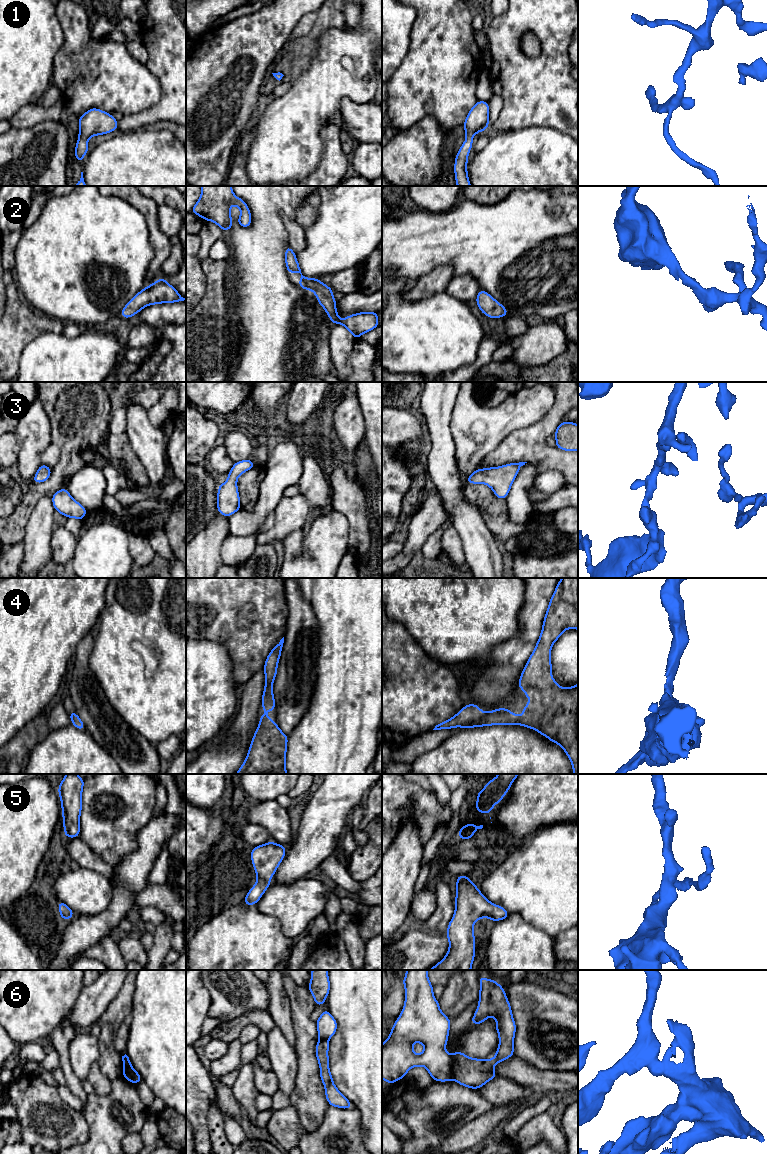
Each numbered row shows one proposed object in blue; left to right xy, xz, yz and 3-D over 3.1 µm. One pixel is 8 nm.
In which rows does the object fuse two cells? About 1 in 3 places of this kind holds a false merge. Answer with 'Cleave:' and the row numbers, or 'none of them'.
Cleave: 6

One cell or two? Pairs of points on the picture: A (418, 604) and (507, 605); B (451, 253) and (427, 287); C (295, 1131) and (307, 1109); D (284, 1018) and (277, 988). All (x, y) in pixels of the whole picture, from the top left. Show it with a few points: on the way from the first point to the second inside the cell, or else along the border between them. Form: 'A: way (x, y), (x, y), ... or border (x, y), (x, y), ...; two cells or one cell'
A: way (440, 604), (485, 605); one cell
B: border (453, 266), (450, 264), (436, 265), (422, 276); two cells
C: border (290, 1104), (295, 1108), (300, 1123), (306, 1131); two cells
D: way (280, 1011), (277, 995); one cell

